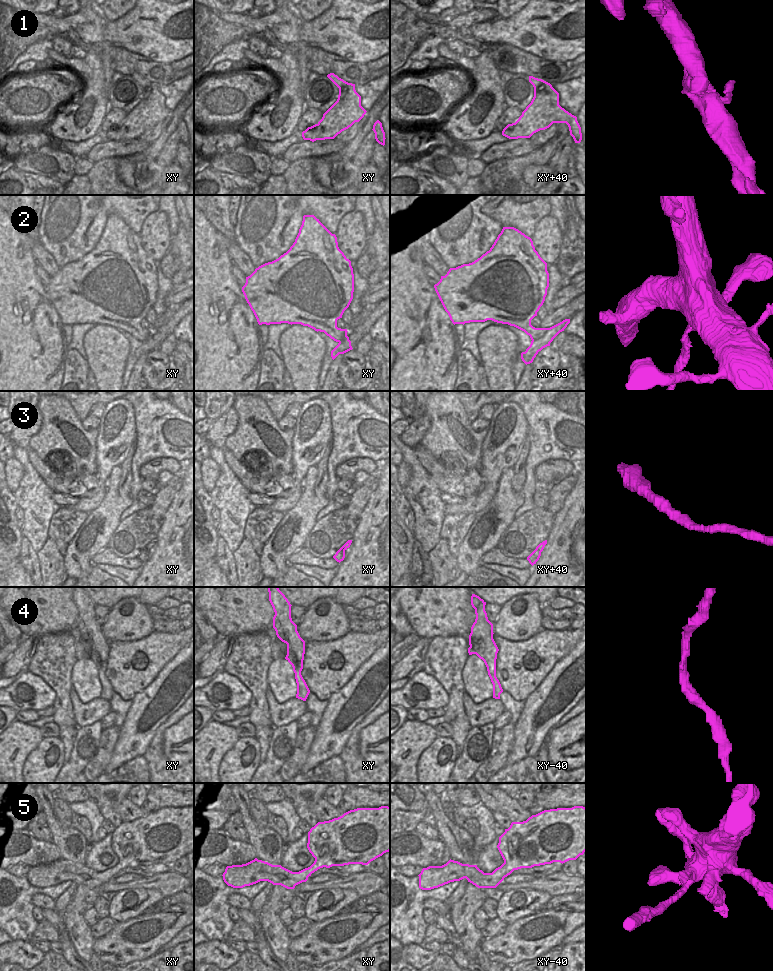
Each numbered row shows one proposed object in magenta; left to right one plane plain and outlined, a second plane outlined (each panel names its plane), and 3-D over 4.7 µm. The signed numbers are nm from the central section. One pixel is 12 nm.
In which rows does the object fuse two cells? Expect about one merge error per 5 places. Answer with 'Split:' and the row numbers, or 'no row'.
Split: 2

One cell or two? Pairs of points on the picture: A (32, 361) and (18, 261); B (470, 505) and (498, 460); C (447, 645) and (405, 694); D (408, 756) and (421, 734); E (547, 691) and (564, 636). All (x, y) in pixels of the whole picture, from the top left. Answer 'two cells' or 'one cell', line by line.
A: one cell
B: one cell
C: two cells
D: one cell
E: two cells

